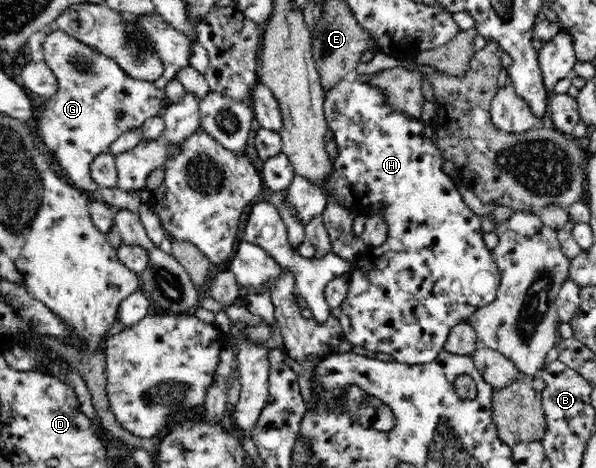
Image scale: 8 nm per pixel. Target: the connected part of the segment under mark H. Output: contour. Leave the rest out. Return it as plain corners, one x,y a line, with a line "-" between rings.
353,77
343,78
342,81
336,82
334,86
330,86
327,90
323,91
322,111
329,131
332,130
332,138
338,144
338,157
335,157
331,162
332,170
330,170
330,175
324,179
322,185
311,181
311,179
295,176
288,191
286,191
286,204
294,210
294,214
301,219
304,225
316,215
322,215
324,209
329,207
331,200
336,202
340,208
348,209
355,216
368,214
374,205
381,205
381,209
376,213
376,216
380,216
387,229
387,241
380,245
380,247
370,247
364,255
359,256
354,261
352,270
348,273
348,293
340,307
341,311
338,313
343,335
354,346
360,345
360,347
370,351
389,353
396,361
408,363
434,361
438,357
438,353
445,349
450,329
456,323
468,321
475,312
496,300
497,289
501,284
501,273
499,272
496,258
493,256
493,251
486,246
485,233
480,224
481,217
473,213
468,208
468,205
464,203
458,192
456,181
444,174
445,157
435,143
435,130
422,118
410,119
408,116
404,116
402,112
394,111
394,108
386,103
386,99
383,99
381,91
378,91
378,88
374,88
374,85
362,83

